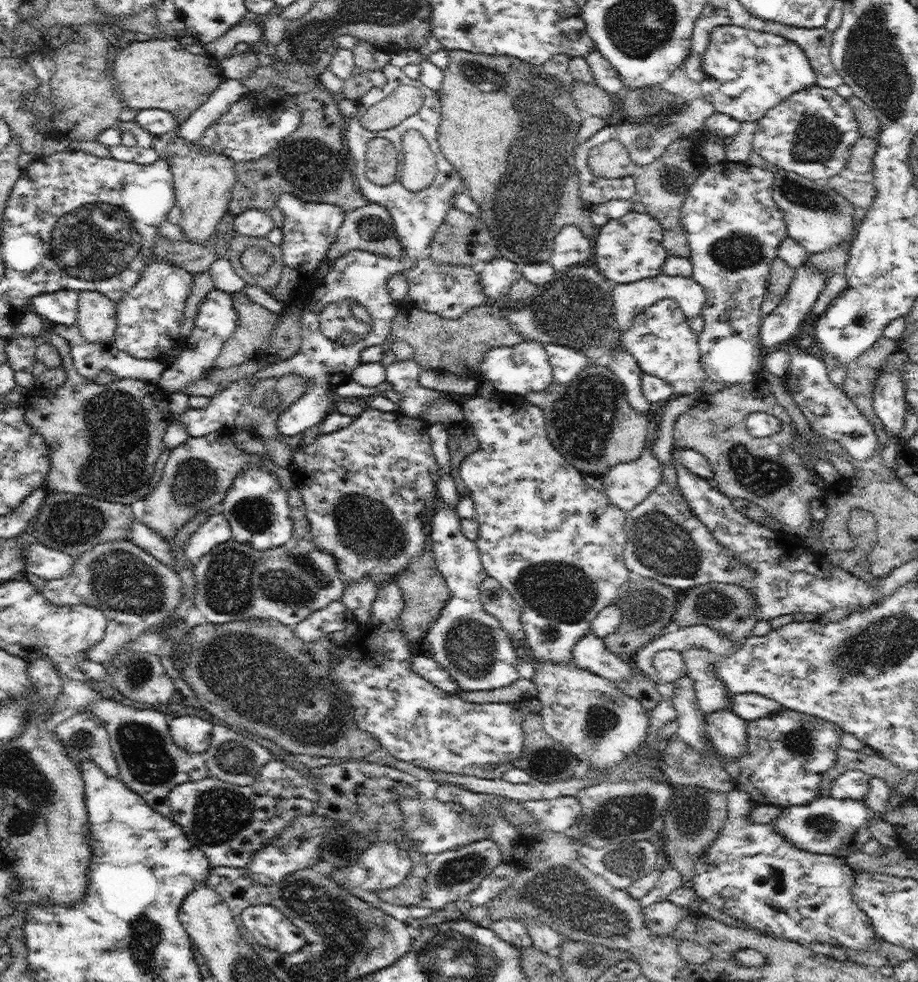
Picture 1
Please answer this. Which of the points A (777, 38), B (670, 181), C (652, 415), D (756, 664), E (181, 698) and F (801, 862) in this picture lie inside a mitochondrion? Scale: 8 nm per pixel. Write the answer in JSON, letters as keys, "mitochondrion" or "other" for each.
{"A":"other","B":"mitochondrion","C":"other","D":"other","E":"other","F":"other"}

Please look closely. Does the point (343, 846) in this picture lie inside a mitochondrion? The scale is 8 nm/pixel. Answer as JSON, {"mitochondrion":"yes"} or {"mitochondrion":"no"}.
{"mitochondrion":"yes"}

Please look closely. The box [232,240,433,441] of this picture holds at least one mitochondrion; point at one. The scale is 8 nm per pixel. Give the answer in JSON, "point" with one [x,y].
{"point":[350,321]}

